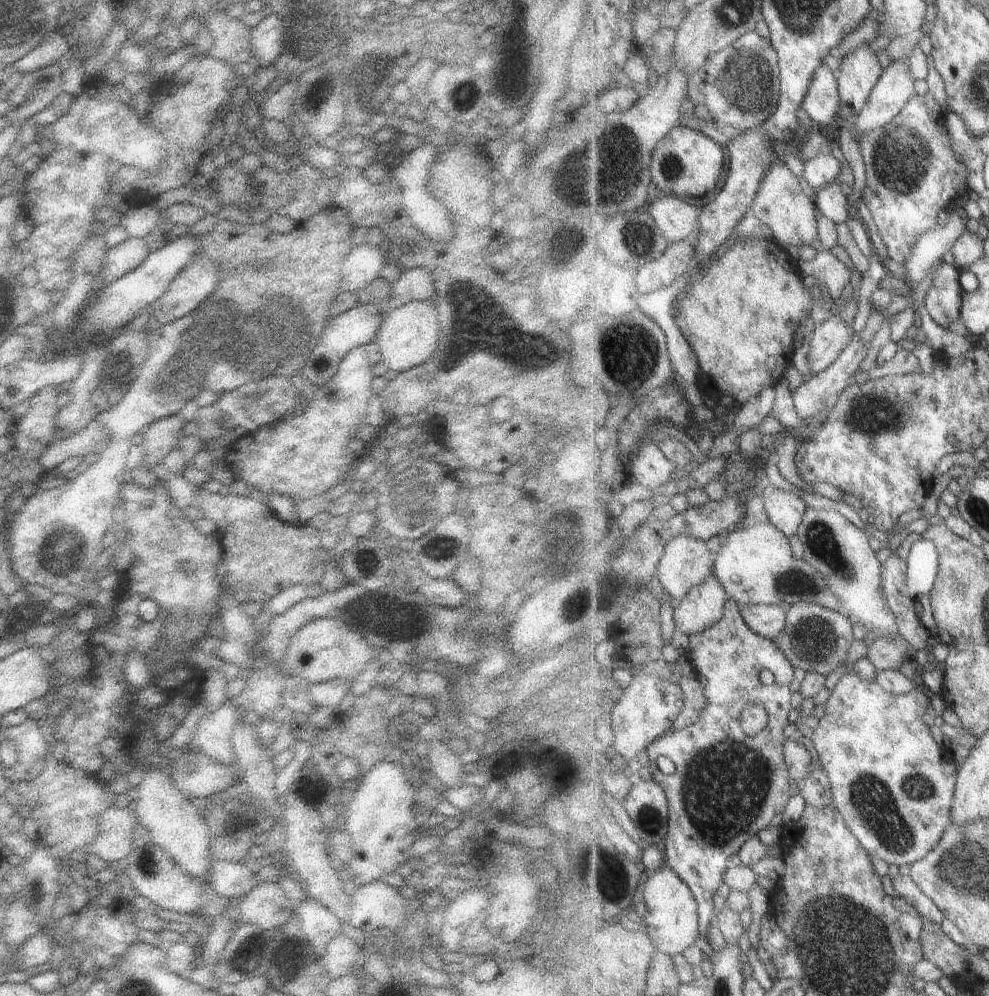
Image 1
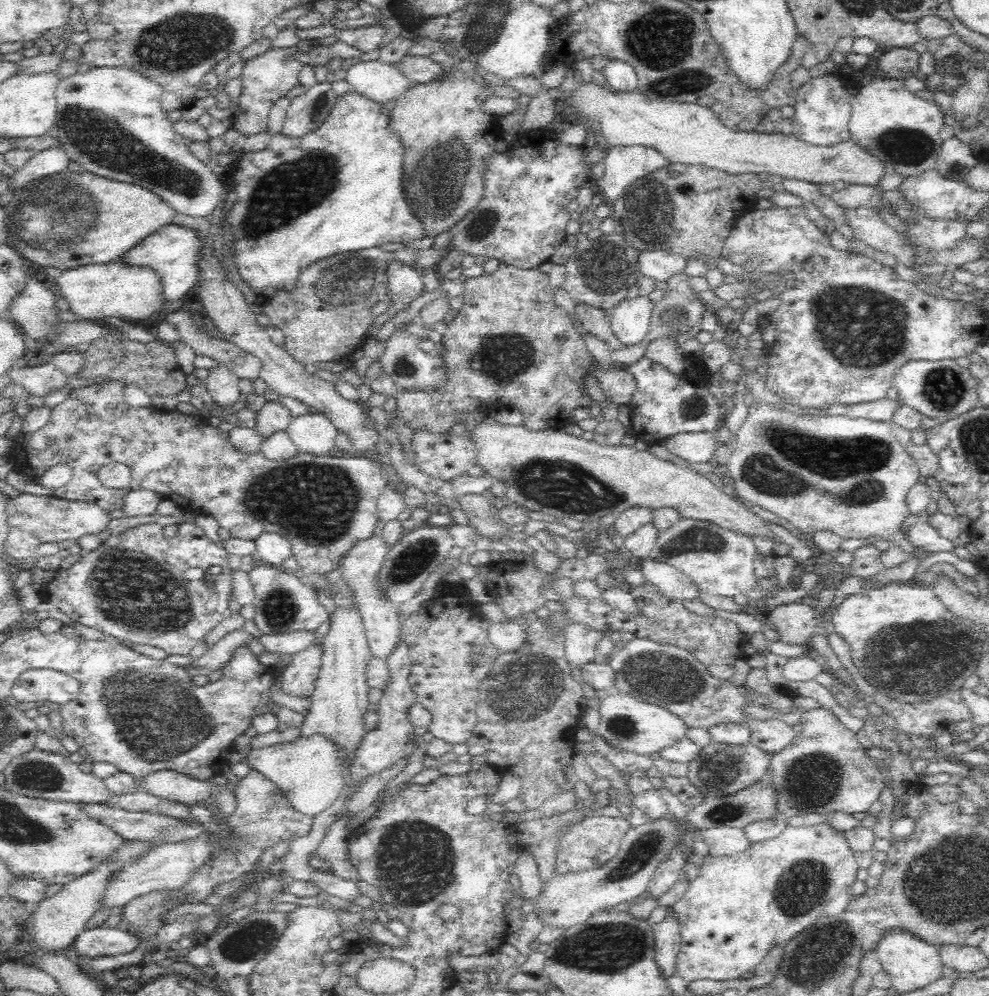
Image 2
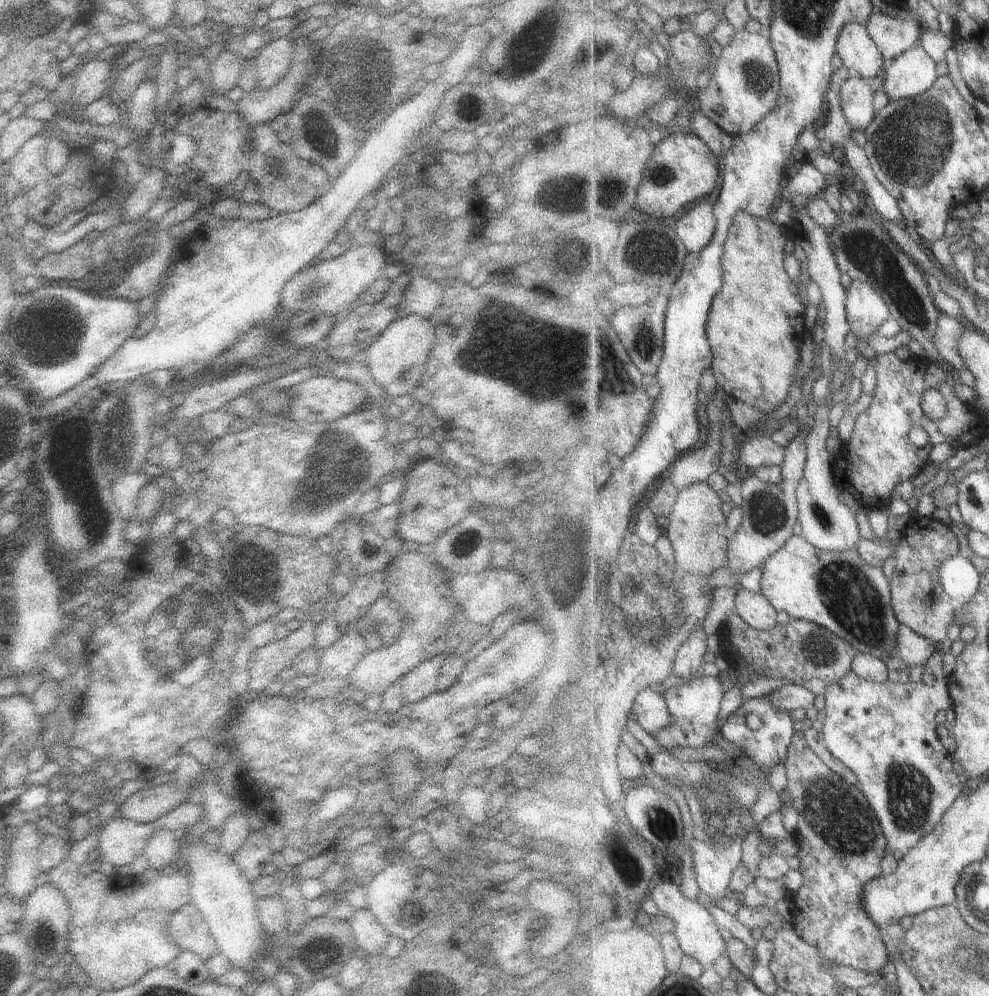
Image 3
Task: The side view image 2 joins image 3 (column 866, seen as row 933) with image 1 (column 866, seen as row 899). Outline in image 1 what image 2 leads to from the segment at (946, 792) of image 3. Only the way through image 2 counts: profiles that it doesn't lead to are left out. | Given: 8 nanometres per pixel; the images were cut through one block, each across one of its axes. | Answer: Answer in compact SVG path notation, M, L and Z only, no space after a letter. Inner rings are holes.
M847 672L846 675L839 678L832 689L832 694L824 704L825 714L819 719L819 723L814 729L814 741L818 752L817 760L822 764L823 770L827 772L832 792L830 804L840 812L849 830L860 840L860 844L872 858L881 859L887 865L895 865L895 867L905 866L905 864L910 866L923 859L941 841L948 825L952 822L952 805L956 797L960 765L931 736L929 726L921 718L923 714L931 713L930 699L931 695L924 687L913 690L909 694L893 695L885 691L876 681L869 681L859 675Z

